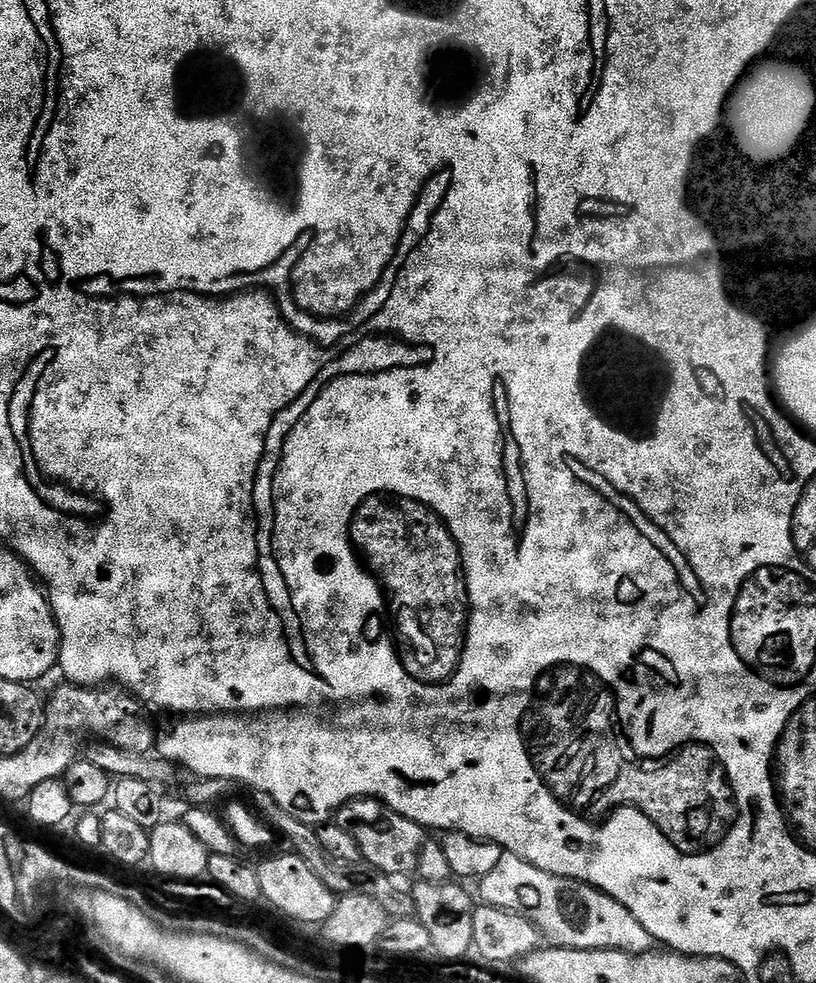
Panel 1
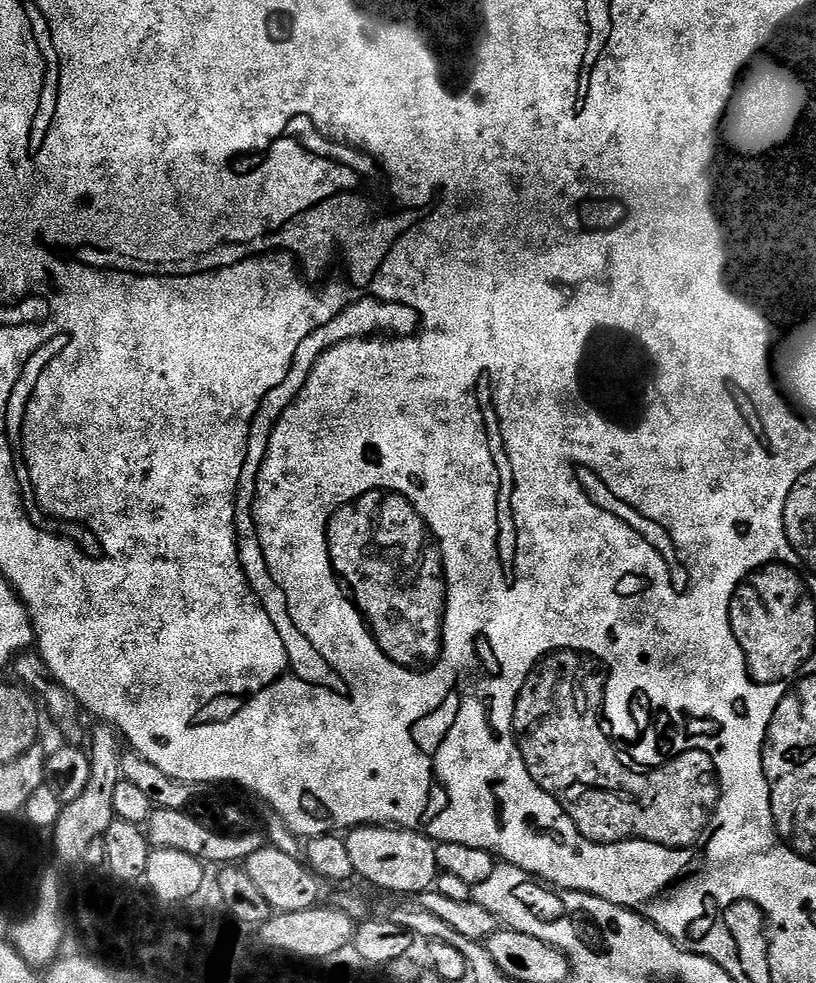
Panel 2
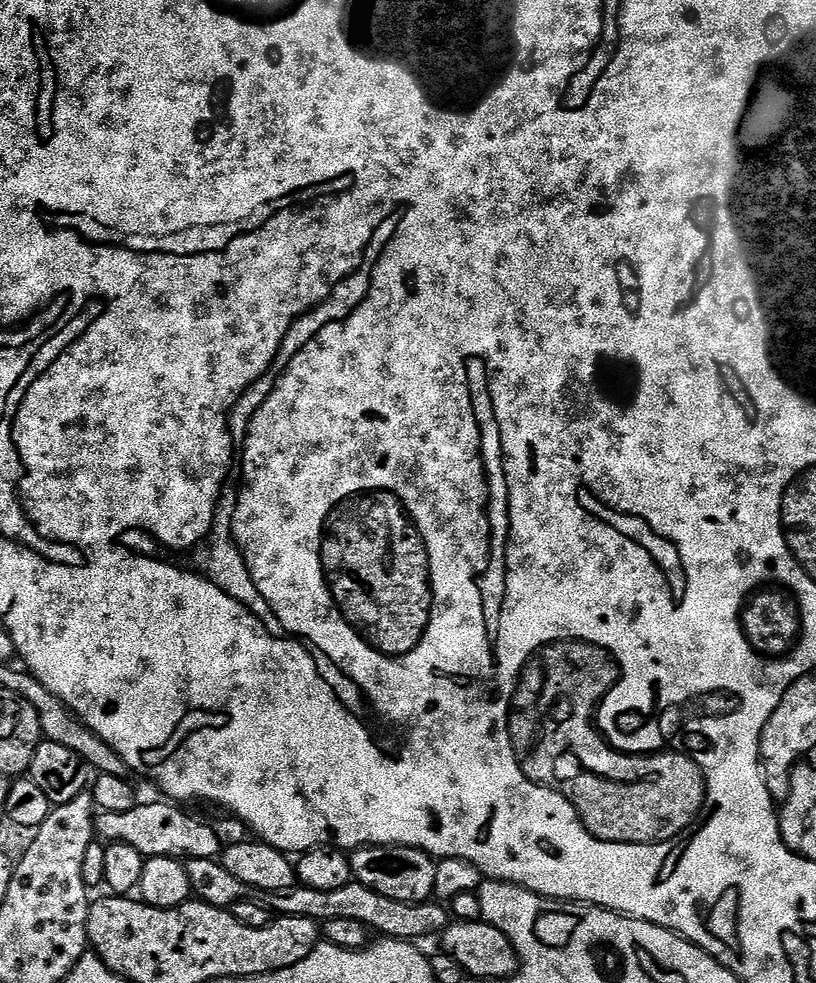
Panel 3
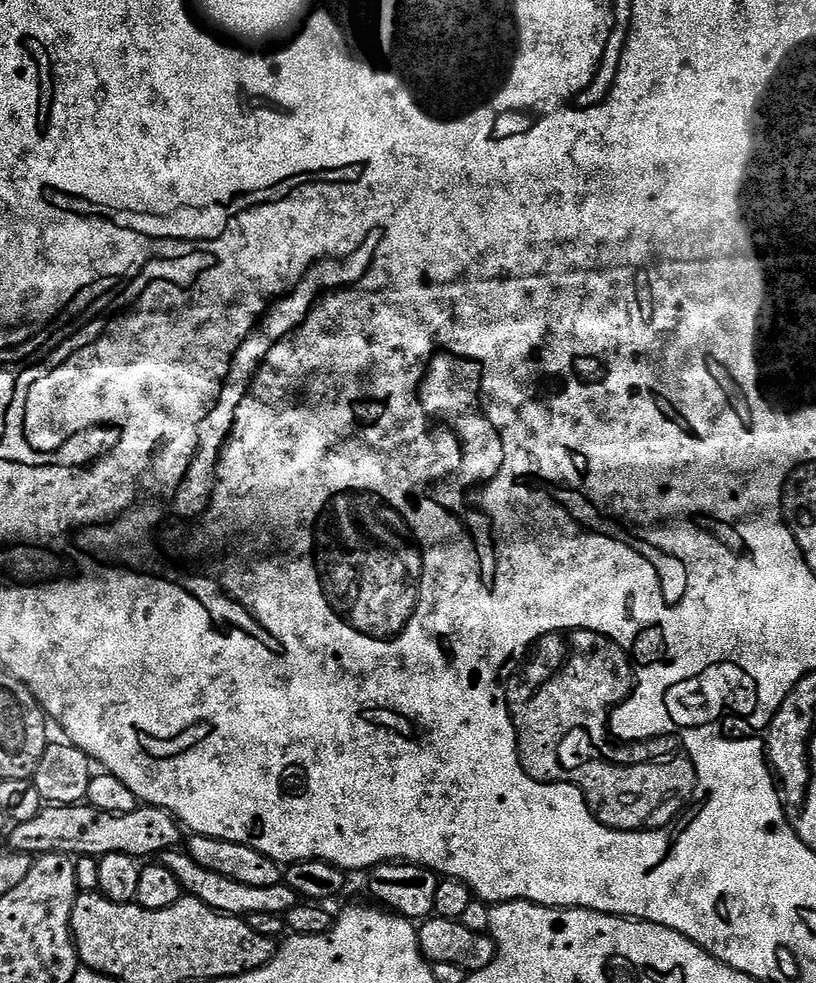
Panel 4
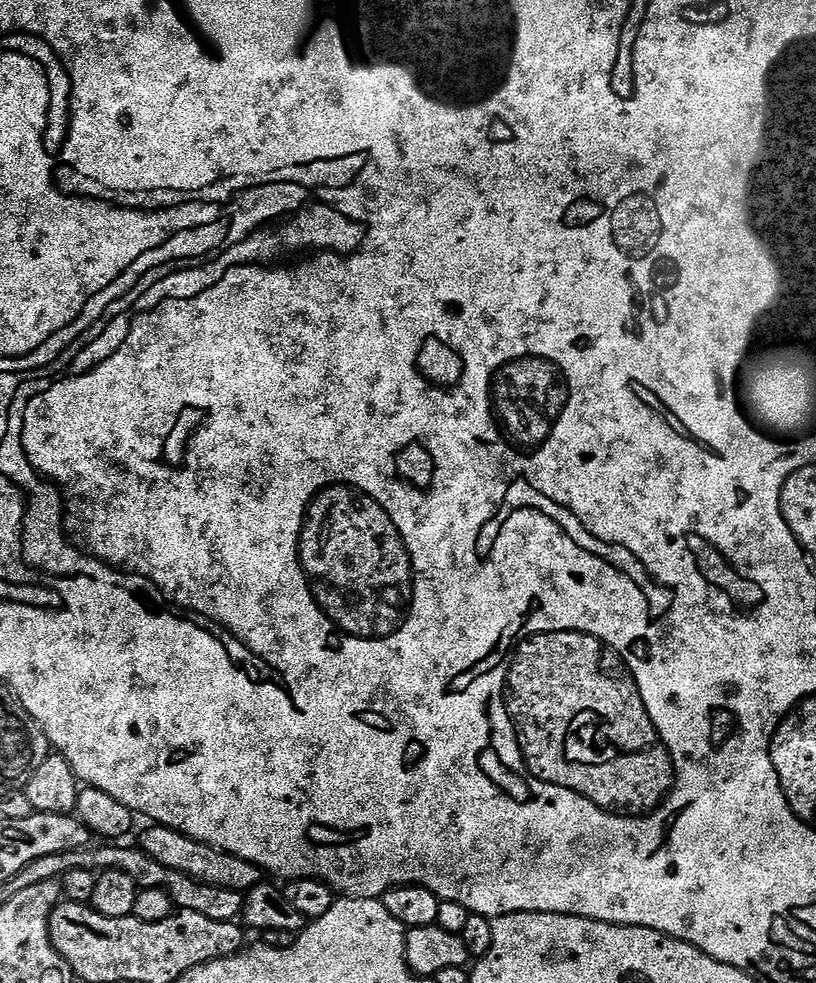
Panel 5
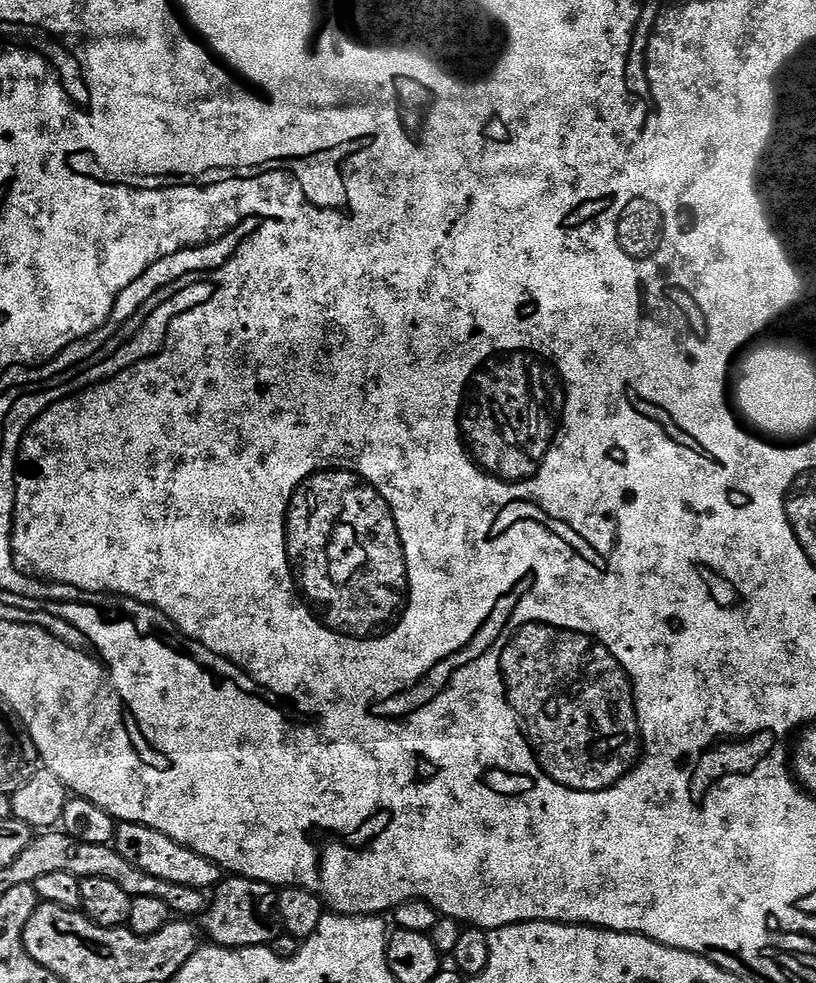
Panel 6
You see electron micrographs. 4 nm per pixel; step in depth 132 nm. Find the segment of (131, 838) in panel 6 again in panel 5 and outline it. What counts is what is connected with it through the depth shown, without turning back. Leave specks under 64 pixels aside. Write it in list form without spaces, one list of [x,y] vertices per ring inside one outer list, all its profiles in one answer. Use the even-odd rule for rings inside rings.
[[[153,823],[148,827],[152,828],[146,829],[141,834],[138,840],[139,847],[143,848],[146,854],[150,854],[156,862],[170,866],[172,870],[178,870],[178,874],[186,874],[204,884],[213,884],[219,888],[245,894],[255,884],[261,883],[262,870],[257,864],[246,862],[229,852],[221,852],[219,848],[212,848],[206,842],[198,842],[184,832],[167,828],[165,824]]]

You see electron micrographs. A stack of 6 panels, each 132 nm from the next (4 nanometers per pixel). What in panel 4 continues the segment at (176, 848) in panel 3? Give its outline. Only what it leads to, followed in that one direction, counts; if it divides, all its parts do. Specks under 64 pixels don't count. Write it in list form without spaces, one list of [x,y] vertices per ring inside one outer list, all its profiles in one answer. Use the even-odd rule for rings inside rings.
[[[87,802],[79,804],[58,804],[40,809],[30,822],[15,825],[7,833],[7,847],[33,858],[48,855],[49,852],[63,852],[70,857],[106,854],[126,854],[137,858],[156,858],[162,852],[171,852],[180,840],[181,825],[175,816],[166,810],[151,806],[137,806],[130,814],[115,816],[93,808]]]

